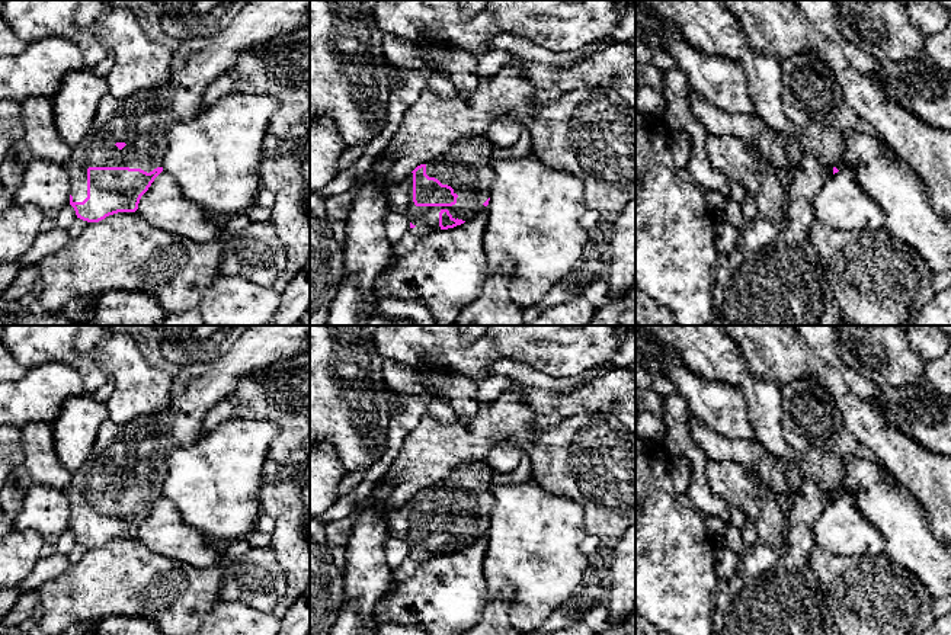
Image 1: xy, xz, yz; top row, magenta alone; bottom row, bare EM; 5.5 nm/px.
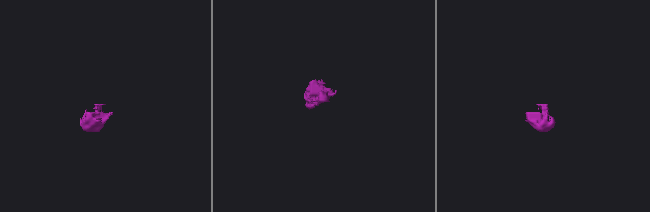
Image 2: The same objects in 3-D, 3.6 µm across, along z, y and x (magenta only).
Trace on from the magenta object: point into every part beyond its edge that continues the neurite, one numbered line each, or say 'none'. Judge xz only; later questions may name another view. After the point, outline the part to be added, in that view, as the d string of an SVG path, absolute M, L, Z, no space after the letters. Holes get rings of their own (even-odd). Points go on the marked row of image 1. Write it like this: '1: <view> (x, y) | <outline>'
1: xz (467, 167) | M483 135L461 138L449 151L426 163L426 174L448 185L458 195L452 206L416 206L413 202L413 173L388 190L391 211L404 215L414 227L417 238L442 231L439 212L448 209L452 218L470 221L483 214L496 179L491 167L491 141Z

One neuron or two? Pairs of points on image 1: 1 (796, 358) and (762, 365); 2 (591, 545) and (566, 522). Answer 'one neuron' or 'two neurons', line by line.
1: one neuron
2: two neurons

